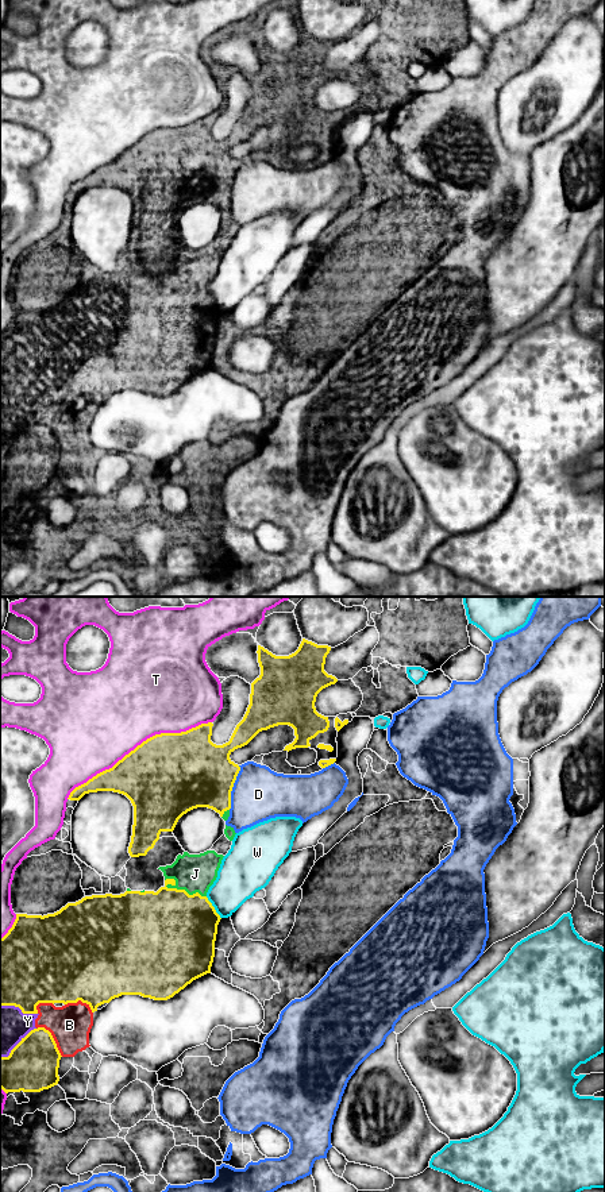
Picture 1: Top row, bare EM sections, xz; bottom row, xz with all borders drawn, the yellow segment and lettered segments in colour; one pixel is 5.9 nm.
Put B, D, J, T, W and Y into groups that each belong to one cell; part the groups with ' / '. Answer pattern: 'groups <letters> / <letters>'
groups B J Y / D / T / W

